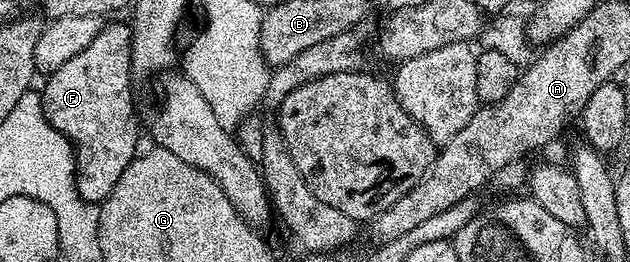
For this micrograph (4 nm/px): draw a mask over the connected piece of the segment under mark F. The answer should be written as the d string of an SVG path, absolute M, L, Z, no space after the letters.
M126 21L112 22L101 25L98 36L94 36L94 40L90 40L90 44L86 48L82 48L82 52L78 52L78 56L70 56L70 60L66 60L66 64L62 64L62 68L58 68L53 74L47 75L43 79L44 90L42 89L42 101L44 103L44 115L46 120L58 132L62 132L72 143L76 152L76 191L80 197L85 198L87 202L95 202L97 204L106 200L106 196L110 196L110 192L114 188L114 184L118 184L118 176L122 176L122 172L126 172L126 168L132 163L132 159L137 157L136 150L136 110L132 107L132 77L134 71L132 69L132 27Z

